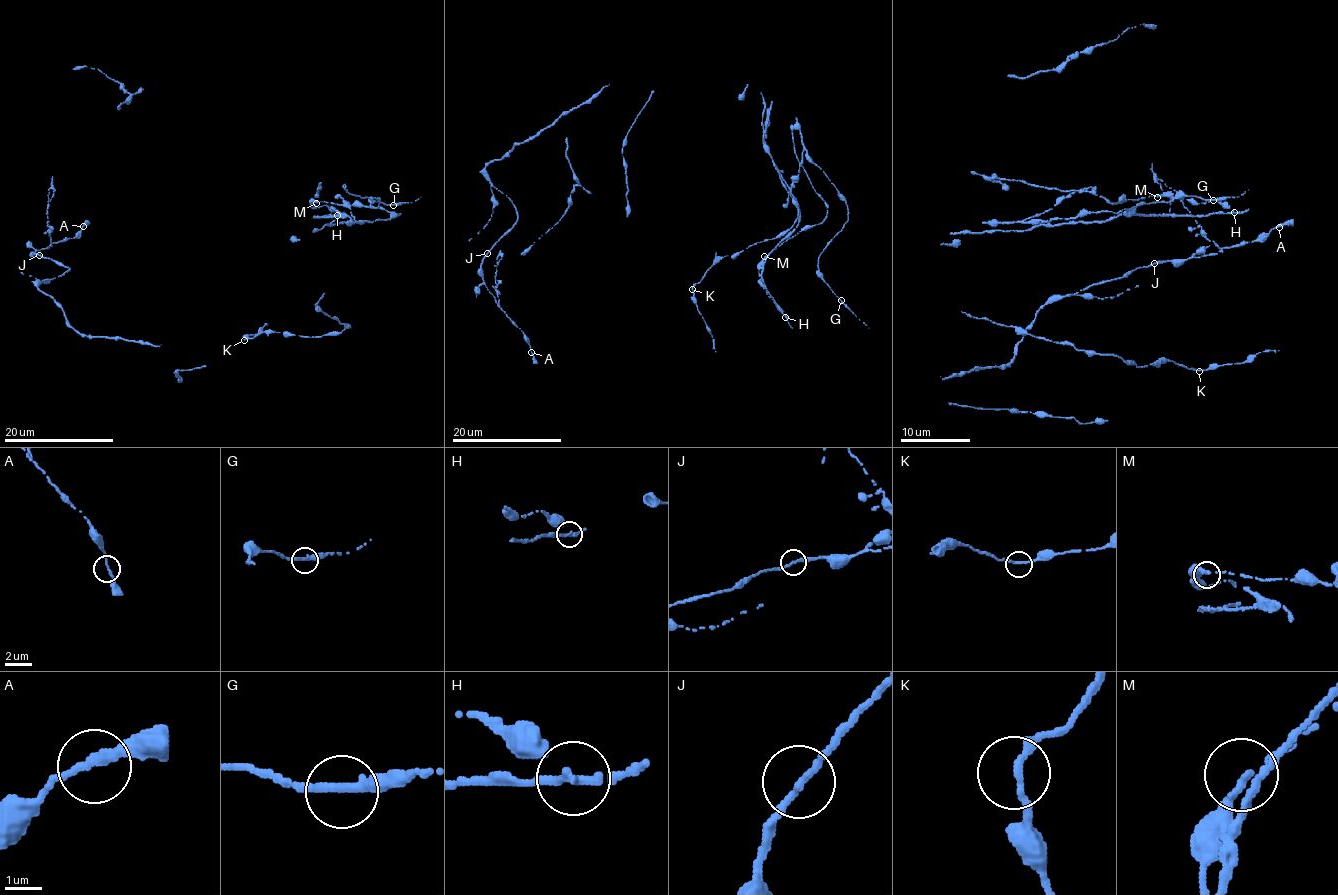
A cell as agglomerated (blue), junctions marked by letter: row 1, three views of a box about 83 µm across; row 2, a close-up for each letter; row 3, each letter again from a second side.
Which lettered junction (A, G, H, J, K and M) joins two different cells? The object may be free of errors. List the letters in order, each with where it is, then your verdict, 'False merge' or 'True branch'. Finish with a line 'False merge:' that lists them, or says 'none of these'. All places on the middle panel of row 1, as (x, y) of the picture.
A: Place: (531, 352). True branch
G: Place: (841, 300). True branch
H: Place: (785, 317). False merge
J: Place: (487, 253). True branch
K: Place: (692, 289). True branch
M: Place: (764, 256). True branch
False merge: H

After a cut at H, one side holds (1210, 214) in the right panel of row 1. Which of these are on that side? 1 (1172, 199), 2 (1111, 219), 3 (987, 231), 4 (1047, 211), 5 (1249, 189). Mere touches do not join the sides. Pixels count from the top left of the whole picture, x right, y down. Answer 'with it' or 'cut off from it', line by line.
1: cut off from it
2: with it
3: with it
4: cut off from it
5: cut off from it

